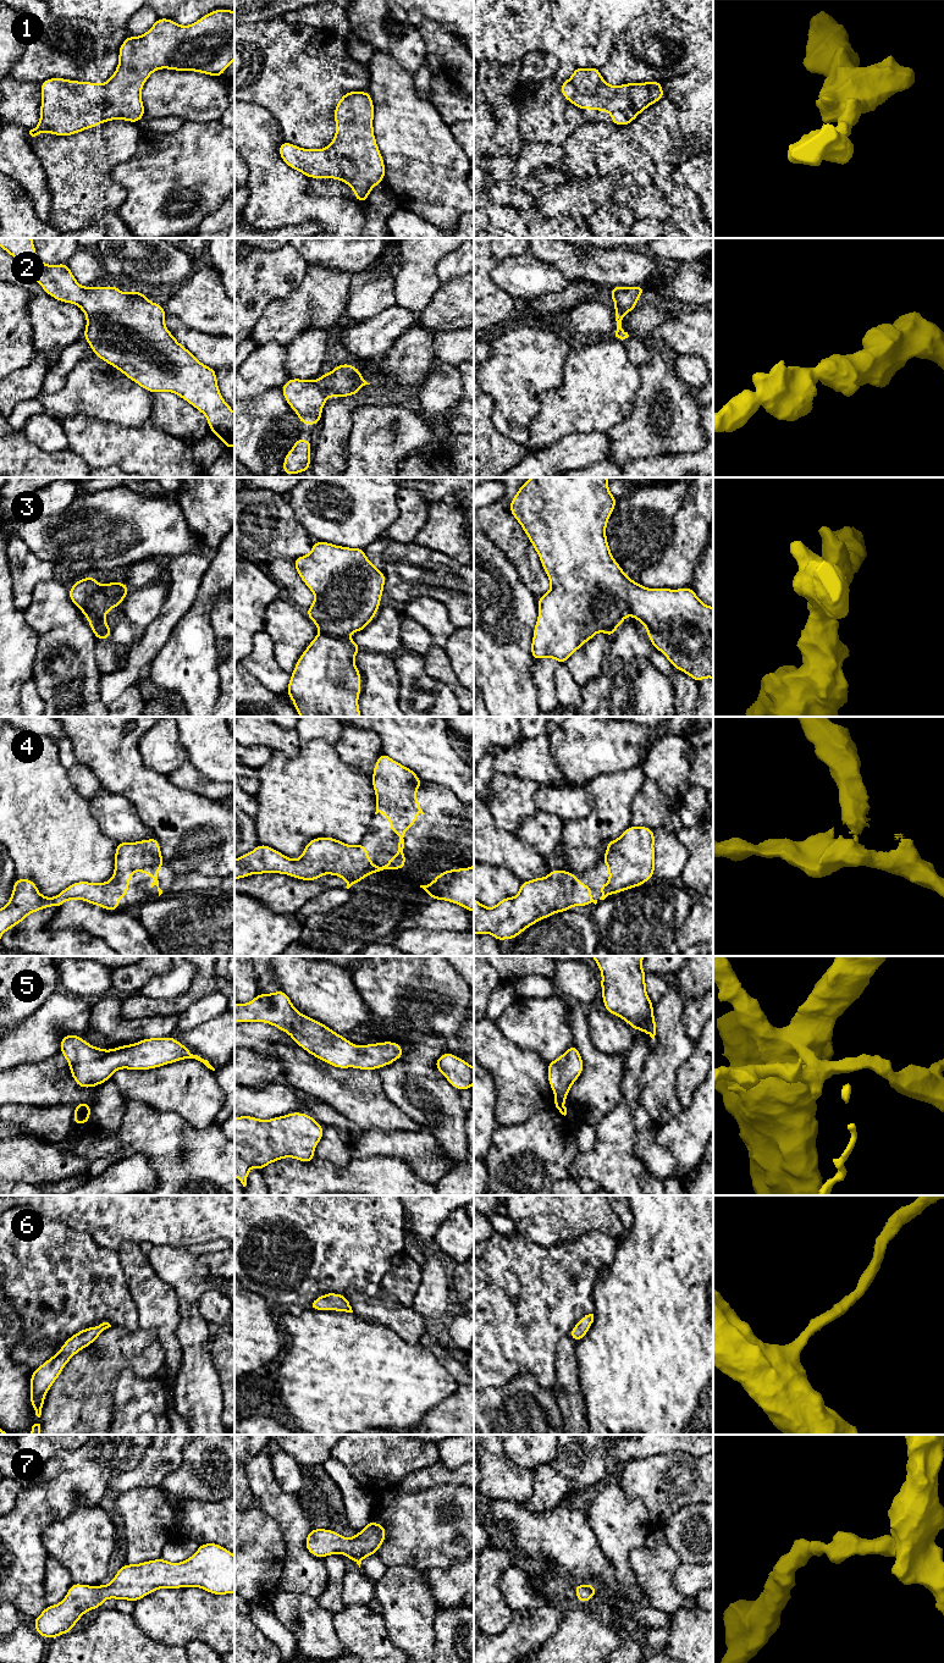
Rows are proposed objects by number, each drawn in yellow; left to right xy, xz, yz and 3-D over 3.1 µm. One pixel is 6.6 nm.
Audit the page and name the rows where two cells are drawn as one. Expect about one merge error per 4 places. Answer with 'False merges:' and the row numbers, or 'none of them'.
False merges: none of them

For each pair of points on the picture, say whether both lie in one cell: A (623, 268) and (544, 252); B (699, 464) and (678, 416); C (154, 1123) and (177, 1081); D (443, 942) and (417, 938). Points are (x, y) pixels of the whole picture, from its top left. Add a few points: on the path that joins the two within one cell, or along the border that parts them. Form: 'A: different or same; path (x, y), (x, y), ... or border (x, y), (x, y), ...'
A: same; path (603, 266), (577, 265), (563, 255)
B: different; border (700, 448), (685, 453), (664, 453)
C: different; border (134, 1100), (158, 1110), (176, 1111), (188, 1122)
D: same; path (437, 942), (423, 942)

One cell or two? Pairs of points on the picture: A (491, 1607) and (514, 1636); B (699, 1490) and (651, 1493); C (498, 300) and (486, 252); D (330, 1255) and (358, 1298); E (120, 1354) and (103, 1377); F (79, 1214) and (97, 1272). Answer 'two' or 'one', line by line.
A: two
B: one
C: one
D: two
E: one
F: two

